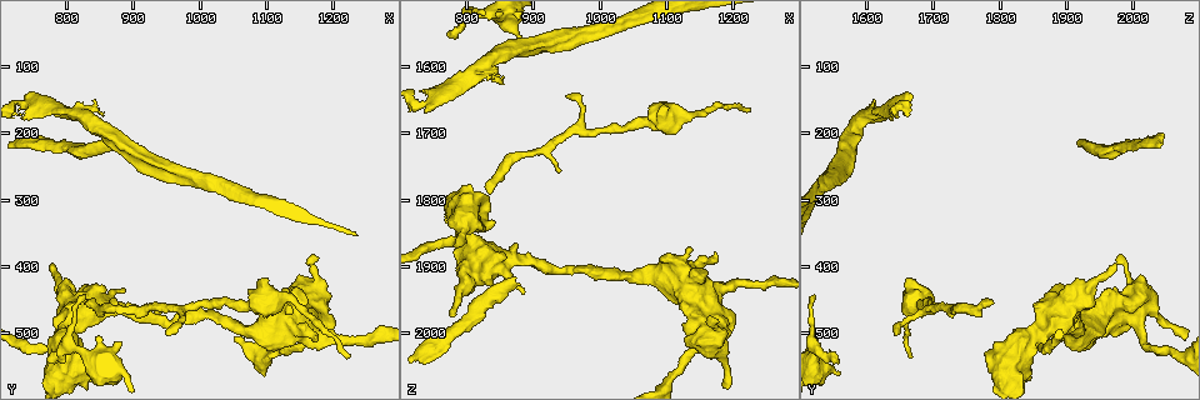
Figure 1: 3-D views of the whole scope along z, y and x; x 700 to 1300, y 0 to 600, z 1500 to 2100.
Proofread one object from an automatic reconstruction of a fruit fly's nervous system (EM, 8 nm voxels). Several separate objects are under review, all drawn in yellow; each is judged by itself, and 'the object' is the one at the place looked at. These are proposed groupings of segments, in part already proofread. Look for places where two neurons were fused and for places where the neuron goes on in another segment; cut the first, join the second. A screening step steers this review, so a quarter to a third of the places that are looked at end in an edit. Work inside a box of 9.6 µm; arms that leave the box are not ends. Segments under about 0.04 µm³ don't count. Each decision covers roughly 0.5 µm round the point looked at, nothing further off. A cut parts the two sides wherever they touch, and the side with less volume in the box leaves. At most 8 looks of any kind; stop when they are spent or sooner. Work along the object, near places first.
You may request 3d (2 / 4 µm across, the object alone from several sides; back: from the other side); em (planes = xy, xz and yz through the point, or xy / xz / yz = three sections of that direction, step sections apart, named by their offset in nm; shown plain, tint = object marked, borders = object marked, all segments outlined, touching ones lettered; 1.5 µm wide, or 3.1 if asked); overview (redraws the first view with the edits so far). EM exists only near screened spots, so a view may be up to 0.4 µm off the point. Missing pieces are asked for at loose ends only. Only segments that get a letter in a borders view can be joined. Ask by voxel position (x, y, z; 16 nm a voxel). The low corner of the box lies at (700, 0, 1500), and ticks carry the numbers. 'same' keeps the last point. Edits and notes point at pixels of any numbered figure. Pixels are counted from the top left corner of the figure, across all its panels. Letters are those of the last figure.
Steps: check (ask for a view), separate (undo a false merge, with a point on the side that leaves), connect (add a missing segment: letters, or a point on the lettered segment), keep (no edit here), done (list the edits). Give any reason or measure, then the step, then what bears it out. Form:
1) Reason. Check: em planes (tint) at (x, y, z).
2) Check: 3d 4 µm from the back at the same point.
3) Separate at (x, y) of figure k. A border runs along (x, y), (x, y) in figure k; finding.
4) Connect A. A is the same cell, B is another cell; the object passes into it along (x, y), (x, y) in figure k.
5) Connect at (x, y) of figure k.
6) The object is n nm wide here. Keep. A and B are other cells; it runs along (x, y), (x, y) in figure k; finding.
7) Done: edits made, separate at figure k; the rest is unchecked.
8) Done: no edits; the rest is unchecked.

Branch stops here. Check: 3d 4 µm at (1225, 540, 1670).

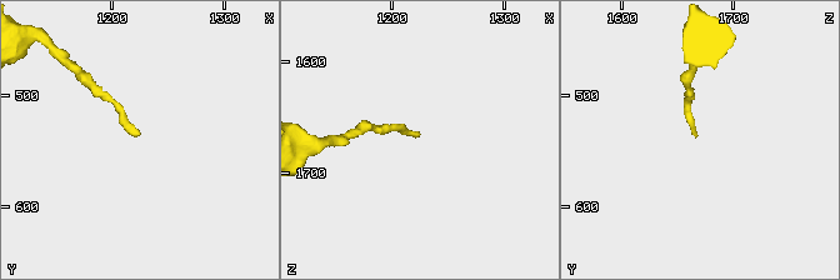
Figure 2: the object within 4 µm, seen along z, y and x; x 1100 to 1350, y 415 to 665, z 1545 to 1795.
Check: em yz step 8 (tint) at (1222, 536, 1668).

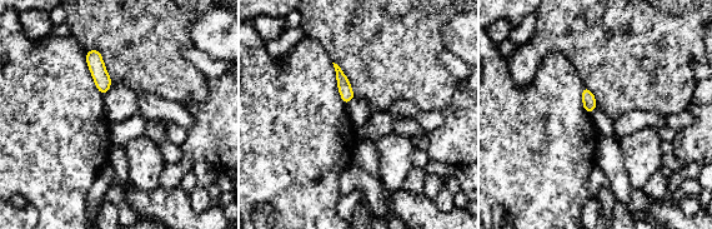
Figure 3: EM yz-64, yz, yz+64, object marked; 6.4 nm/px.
Check: em planes (borders) at the same point.

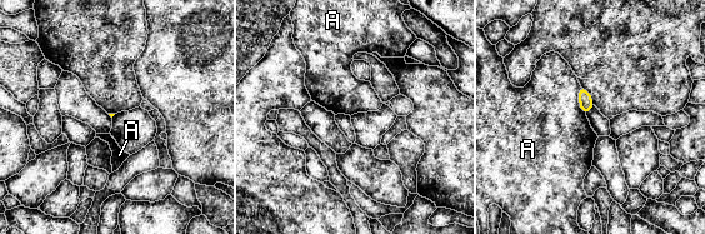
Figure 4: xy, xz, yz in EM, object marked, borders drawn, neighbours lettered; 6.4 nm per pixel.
Keep. A is another cell; a border runs along (580, 85), (579, 108), (585, 115) in figure 4; no lettered segment goes on from it.

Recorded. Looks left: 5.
Thin end. Check: 3d 4 µm at (950, 500, 1640).

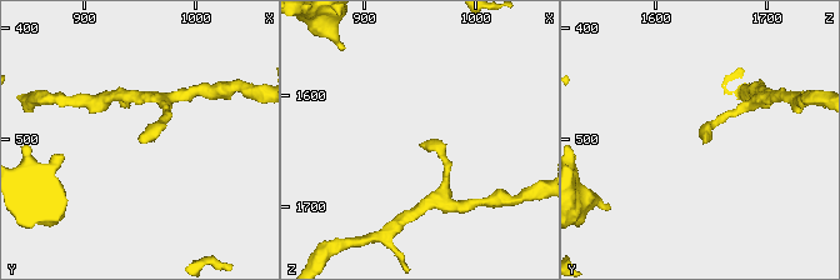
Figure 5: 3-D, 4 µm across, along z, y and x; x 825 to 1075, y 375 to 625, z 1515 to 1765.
Shape alone is not enough. Check: em planes (borders) at (954, 500, 1644).

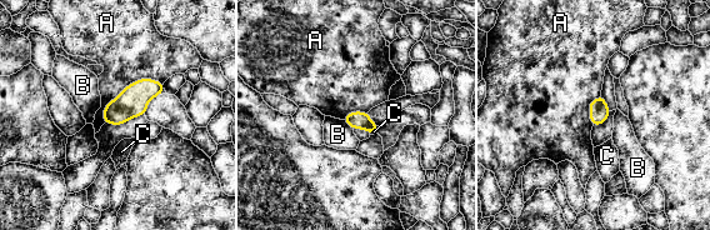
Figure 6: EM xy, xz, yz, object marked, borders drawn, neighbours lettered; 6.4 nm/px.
The longest contact is with A, 460 nm. Keep. A, B and C are other cells; a border runs along (163, 83), (130, 83), (103, 120) in figure 6; none of them fits.

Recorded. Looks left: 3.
An open end. Check: em planes (plain) at (770, 540, 1550).

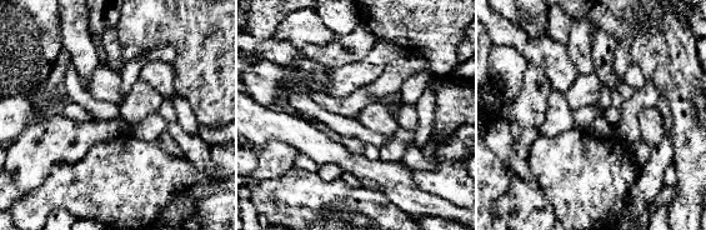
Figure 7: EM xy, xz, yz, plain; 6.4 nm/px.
Check: em planes (tint) at the same point.

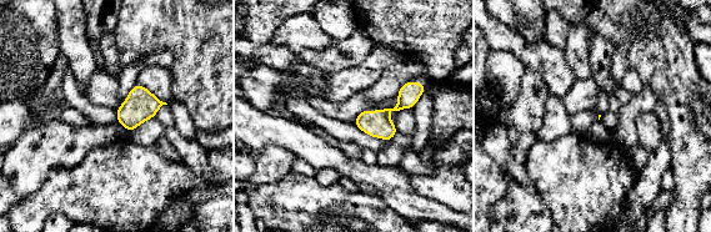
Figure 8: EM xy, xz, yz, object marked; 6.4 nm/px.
See the neighbours. Check: em planes (borders) at the same point.

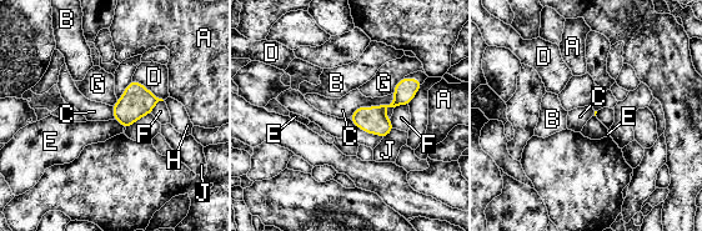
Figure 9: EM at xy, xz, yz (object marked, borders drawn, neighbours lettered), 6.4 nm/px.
Keep. A, B, C, D, E, F, G, H and J are other cells; it runs along (416, 83), (372, 119), (355, 119) in figure 9; no lettered segment goes on from it.

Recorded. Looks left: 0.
Done: no edits; the rest is unchecked.

